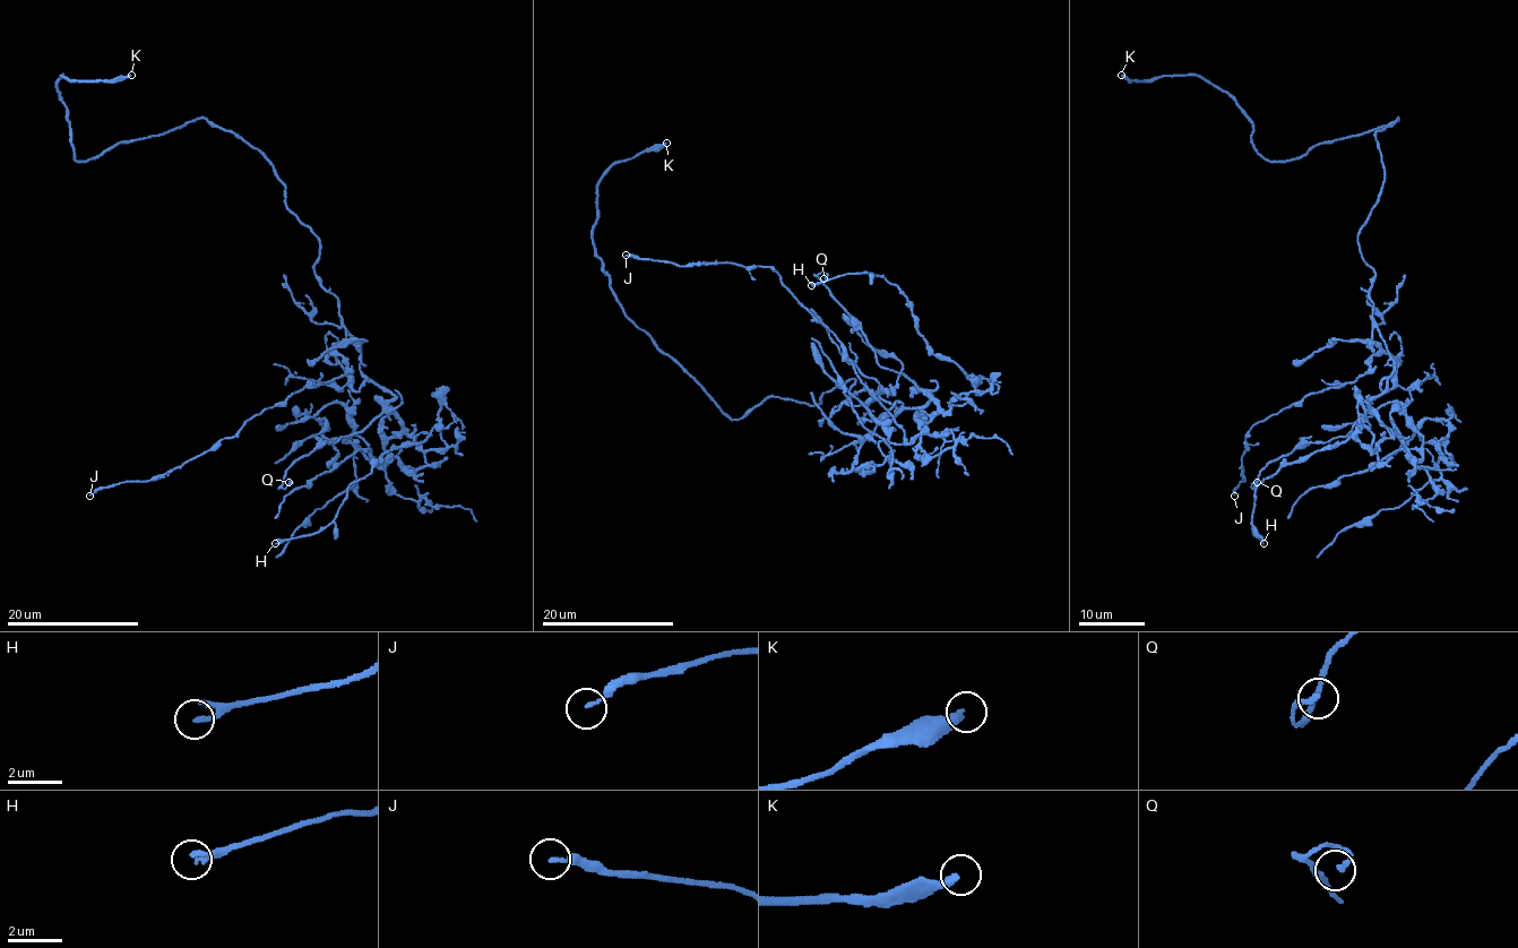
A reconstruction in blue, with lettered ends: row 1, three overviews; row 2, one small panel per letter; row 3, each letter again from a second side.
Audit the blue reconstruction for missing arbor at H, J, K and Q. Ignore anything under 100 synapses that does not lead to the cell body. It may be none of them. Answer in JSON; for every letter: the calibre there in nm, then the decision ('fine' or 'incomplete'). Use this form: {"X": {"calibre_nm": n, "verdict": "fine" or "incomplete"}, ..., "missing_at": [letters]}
{"H": {"calibre_nm": 130, "verdict": "fine"}, "J": {"calibre_nm": 150, "verdict": "fine"}, "K": {"calibre_nm": 280, "verdict": "incomplete"}, "Q": {"calibre_nm": 200, "verdict": "fine"}, "missing_at": ["K"]}

